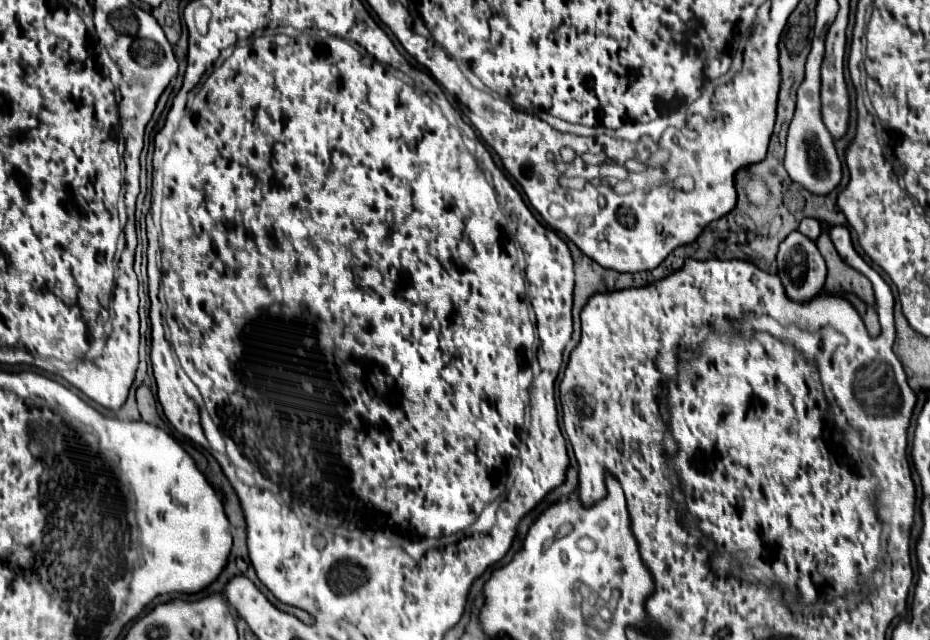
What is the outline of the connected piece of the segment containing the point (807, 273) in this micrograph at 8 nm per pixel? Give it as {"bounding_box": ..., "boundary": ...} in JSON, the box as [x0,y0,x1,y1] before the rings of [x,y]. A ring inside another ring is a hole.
{"bounding_box":[777,232,827,304],"boundary":[[[791,232],[779,246],[777,264],[785,294],[793,302],[803,304],[823,292],[827,276],[825,260],[809,238]]]}

